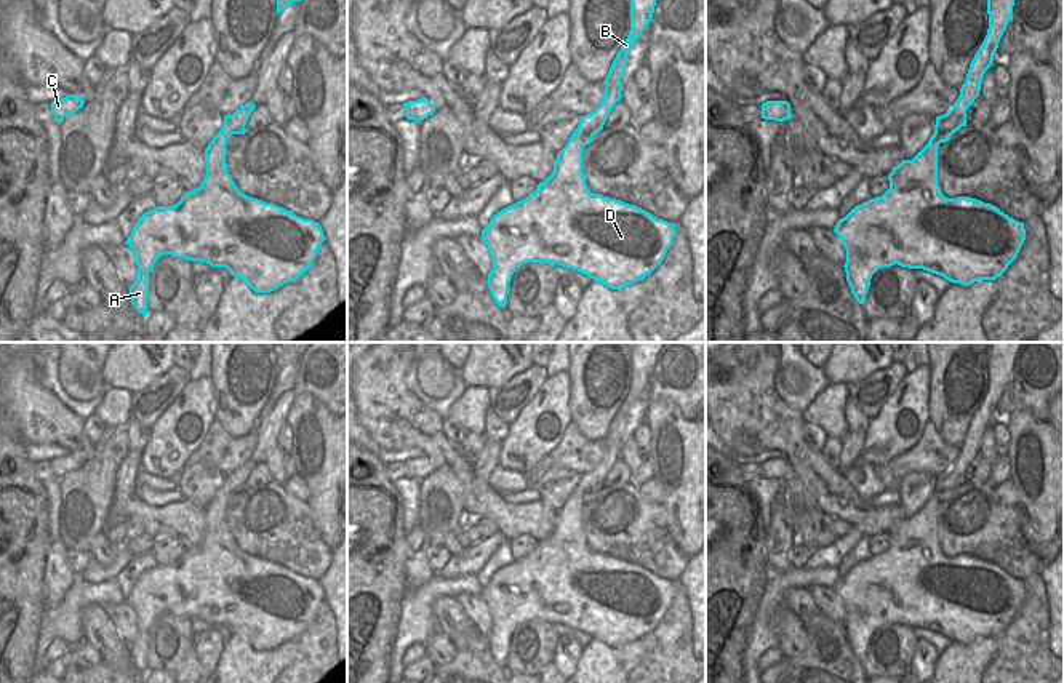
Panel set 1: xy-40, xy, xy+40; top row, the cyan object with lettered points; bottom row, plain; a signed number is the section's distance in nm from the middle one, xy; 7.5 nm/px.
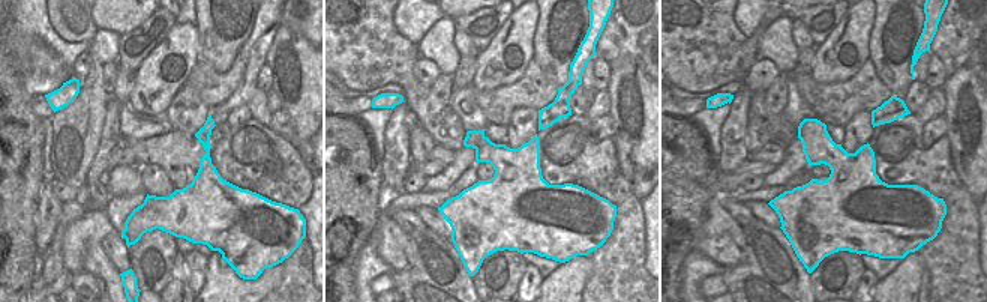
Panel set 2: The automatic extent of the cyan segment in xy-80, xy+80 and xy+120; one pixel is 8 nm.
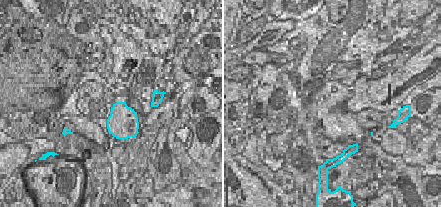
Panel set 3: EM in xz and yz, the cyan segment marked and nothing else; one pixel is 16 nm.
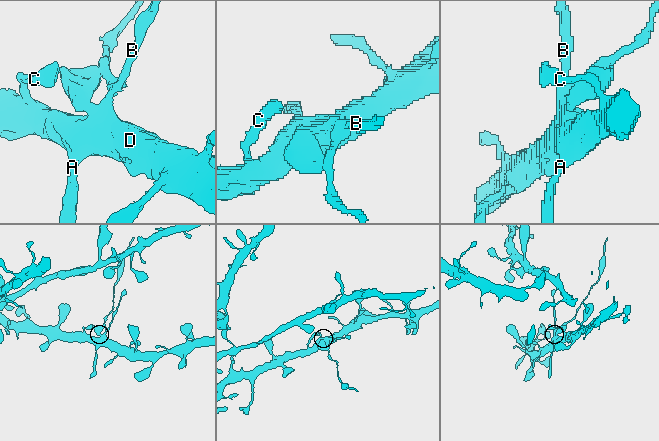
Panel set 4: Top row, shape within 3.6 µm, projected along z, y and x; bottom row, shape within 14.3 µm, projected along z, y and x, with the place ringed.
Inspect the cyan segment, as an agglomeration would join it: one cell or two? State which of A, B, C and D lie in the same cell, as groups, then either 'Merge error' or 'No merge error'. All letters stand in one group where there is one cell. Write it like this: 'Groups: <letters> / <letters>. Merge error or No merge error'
Groups: A C D / B. Merge error

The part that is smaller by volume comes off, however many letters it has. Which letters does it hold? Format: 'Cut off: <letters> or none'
Cut off: B

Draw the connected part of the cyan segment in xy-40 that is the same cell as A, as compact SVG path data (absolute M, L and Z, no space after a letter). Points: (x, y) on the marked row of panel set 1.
M218 133L205 149L206 174L202 186L186 192L174 206L146 211L125 242L136 254L138 278L130 286L130 296L139 314L149 314L149 272L163 254L226 267L254 293L270 293L299 278L326 240L318 222L240 192L227 171L226 146L227 141Z

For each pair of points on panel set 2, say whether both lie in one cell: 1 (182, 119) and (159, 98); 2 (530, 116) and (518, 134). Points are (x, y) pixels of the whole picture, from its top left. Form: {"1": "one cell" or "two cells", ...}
{"1": "two cells", "2": "one cell"}

